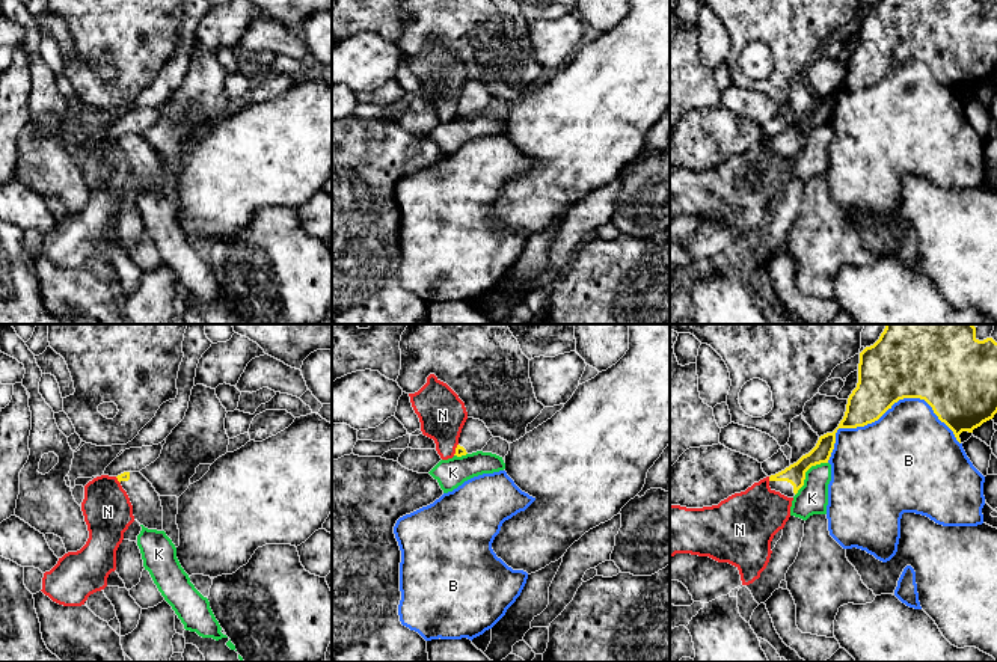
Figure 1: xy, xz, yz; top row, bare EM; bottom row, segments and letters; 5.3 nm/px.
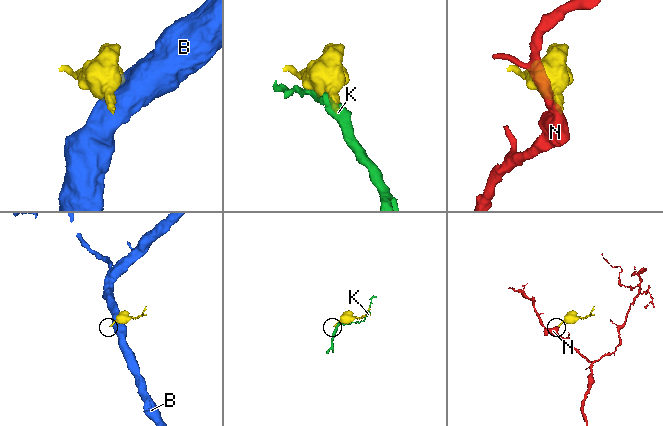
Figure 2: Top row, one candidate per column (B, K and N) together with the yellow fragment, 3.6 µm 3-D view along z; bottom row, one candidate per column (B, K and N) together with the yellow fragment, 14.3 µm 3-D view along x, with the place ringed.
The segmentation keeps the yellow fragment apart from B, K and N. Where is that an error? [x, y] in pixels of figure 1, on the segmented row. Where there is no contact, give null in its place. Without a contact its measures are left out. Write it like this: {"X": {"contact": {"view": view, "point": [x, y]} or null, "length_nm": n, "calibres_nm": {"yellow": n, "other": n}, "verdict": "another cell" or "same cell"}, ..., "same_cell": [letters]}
{"B": {"contact": {"view": "yz", "point": [886, 410]}, "length_nm": 700, "calibres_nm": {"yellow": 360, "other": 480}, "verdict": "another cell"}, "K": {"contact": {"view": "yz", "point": [804, 474]}, "length_nm": 260, "calibres_nm": {"yellow": 110, "other": 170}, "verdict": "another cell"}, "N": {"contact": {"view": "yz", "point": [769, 478]}, "length_nm": 30, "calibres_nm": {"yellow": 110, "other": 300}, "verdict": "another cell"}, "same_cell": []}

